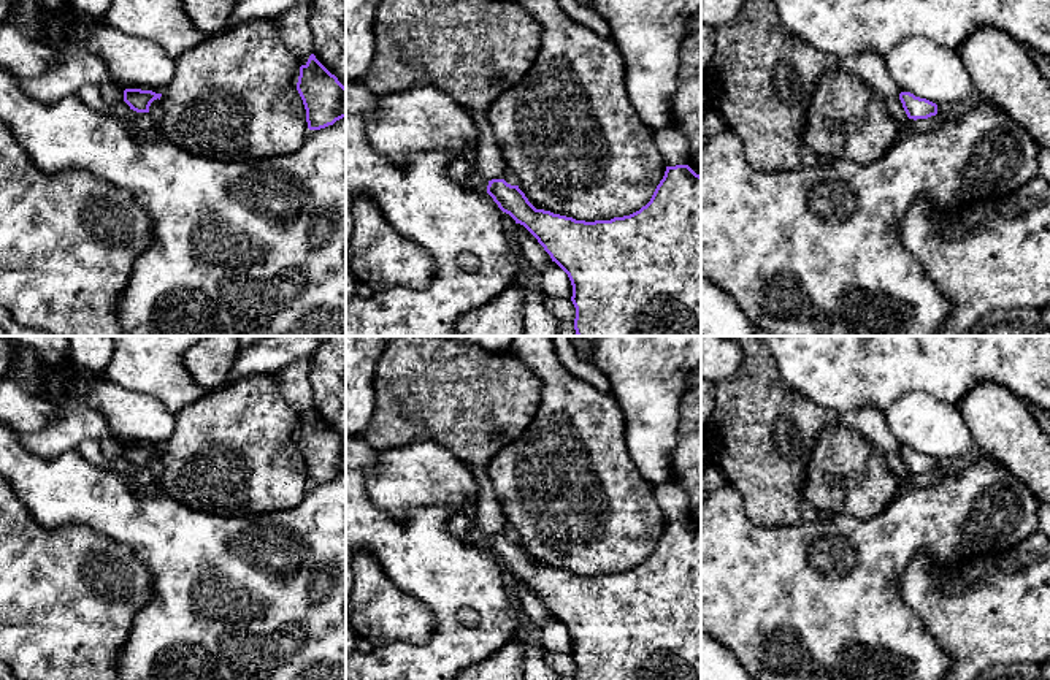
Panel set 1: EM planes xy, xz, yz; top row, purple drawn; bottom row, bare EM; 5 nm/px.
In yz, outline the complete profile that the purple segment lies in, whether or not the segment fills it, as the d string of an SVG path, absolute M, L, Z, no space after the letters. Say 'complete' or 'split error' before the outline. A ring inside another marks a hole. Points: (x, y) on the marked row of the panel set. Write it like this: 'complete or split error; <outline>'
complete; M901 92L899 100L901 100L902 108L904 108L909 119L914 119L914 120L928 119L928 117L937 114L936 103L933 103L926 98L915 97L910 92Z

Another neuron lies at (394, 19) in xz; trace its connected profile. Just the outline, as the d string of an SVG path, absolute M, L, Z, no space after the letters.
M382 0L374 17L374 55L370 73L355 84L368 86L374 94L398 92L414 84L431 84L450 95L471 113L487 113L490 105L504 92L512 89L531 68L539 54L542 25L514 0Z

